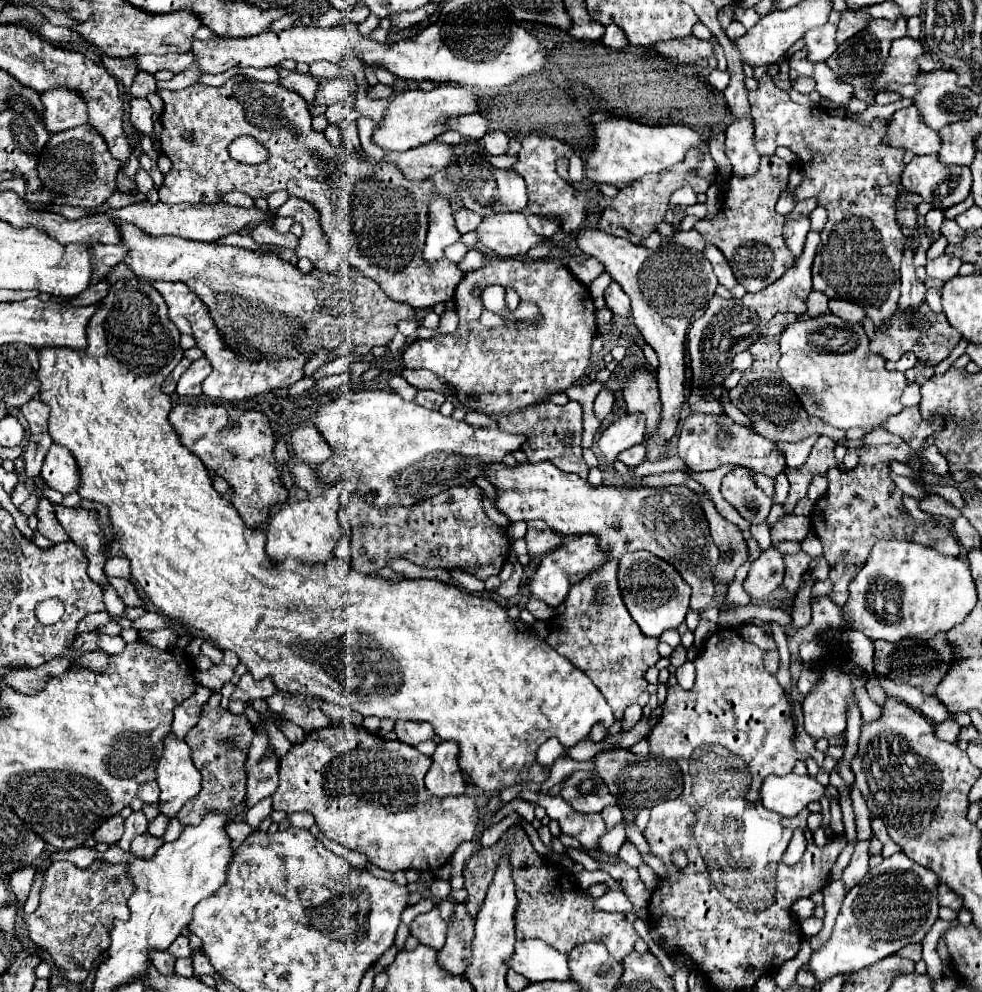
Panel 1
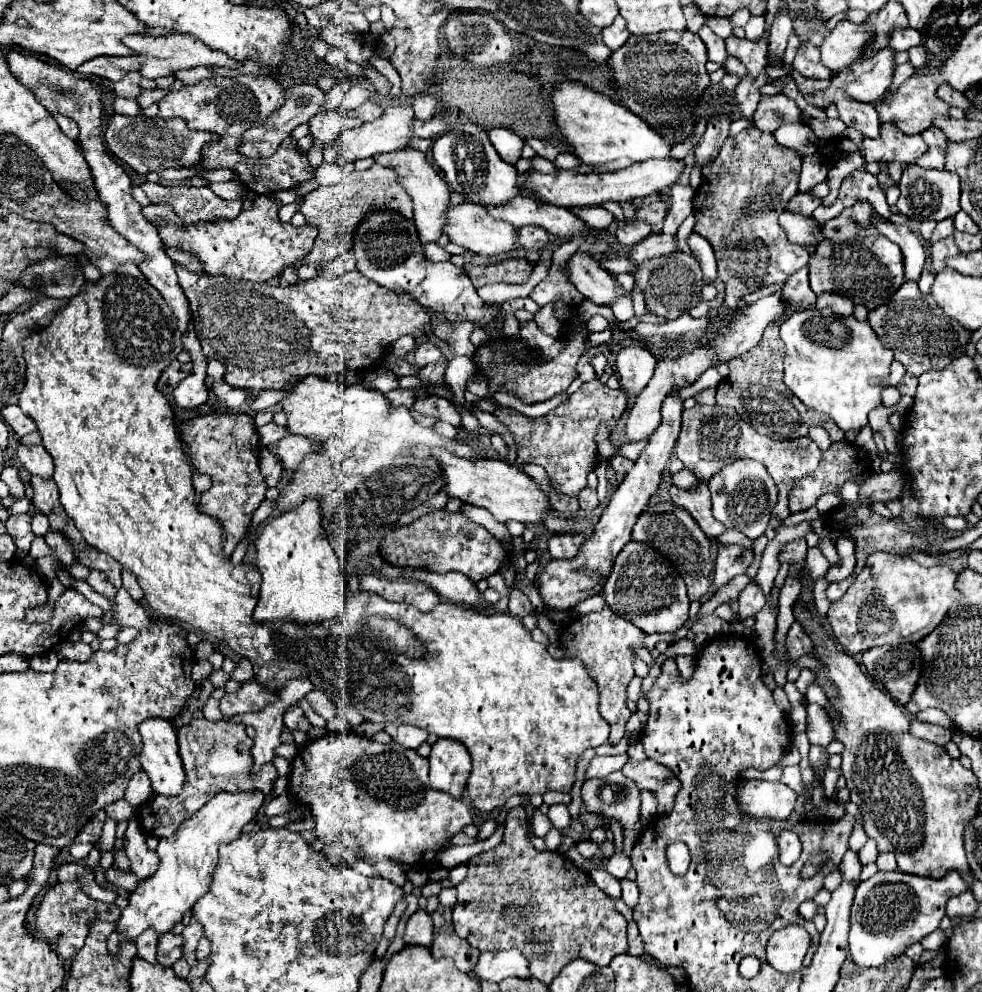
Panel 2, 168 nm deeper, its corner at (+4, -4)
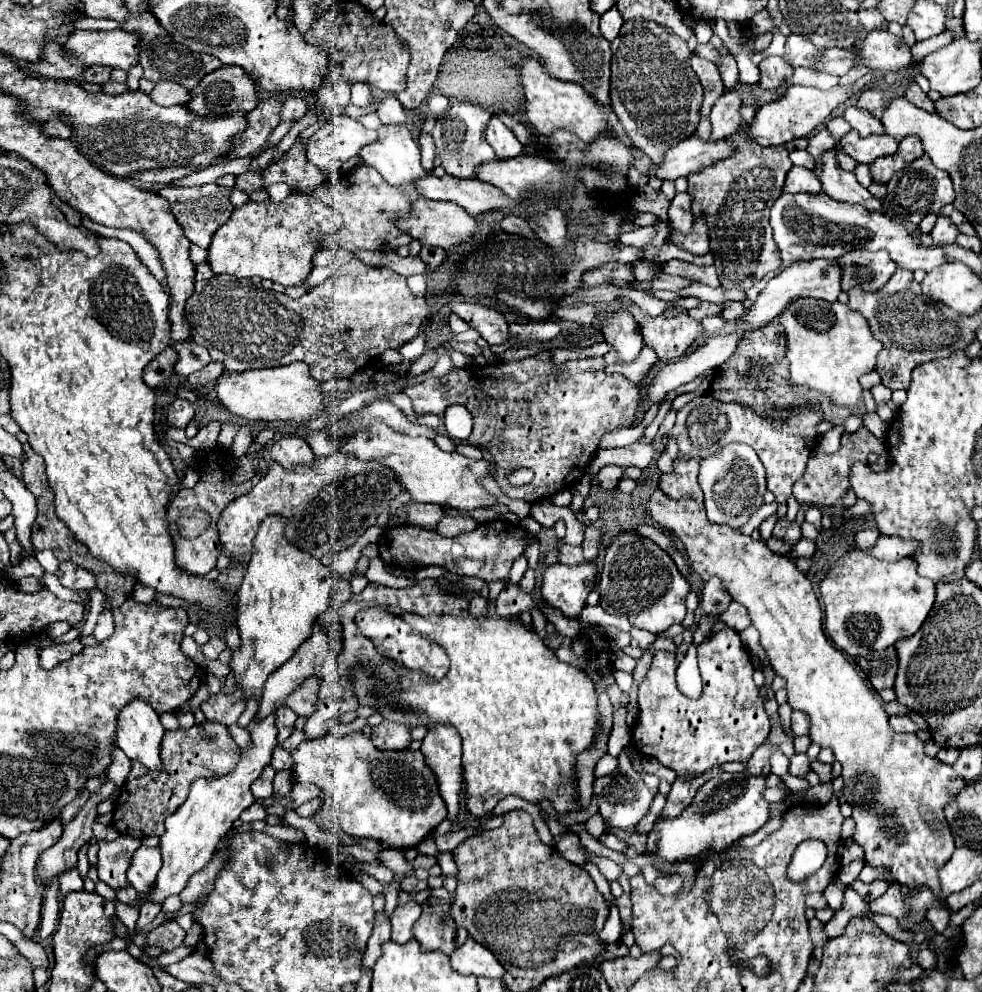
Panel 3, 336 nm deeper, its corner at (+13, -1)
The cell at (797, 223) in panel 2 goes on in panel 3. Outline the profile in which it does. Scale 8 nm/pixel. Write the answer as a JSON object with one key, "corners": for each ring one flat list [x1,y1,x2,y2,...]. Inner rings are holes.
{"corners":[[782,192,770,212,770,226,774,230,774,242,782,254,782,266,790,266,796,260,816,258,840,258,850,250,888,250,890,258,908,270,934,270,948,262,940,248,924,248,918,240,910,238,908,228,886,212,868,212,860,204,844,204,830,200,826,194,808,192]]}

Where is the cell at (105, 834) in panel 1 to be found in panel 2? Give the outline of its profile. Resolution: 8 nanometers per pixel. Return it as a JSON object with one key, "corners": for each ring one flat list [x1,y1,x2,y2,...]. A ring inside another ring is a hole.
{"corners":[[99,811,99,813,85,825,85,829,77,835,75,843,89,843,89,845,95,845,95,843,101,839,101,831,103,831,105,819,107,819,107,813,105,813,105,811]]}

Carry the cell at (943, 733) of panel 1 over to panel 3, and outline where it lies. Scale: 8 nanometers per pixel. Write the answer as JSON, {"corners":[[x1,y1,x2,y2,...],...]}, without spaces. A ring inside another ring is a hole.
{"corners":[[892,716,890,726,896,732,916,732,918,730,918,726,908,716]]}

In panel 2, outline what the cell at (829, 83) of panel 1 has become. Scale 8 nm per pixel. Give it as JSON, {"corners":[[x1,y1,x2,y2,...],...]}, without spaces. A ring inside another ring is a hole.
{"corners":[[837,91,835,107,839,109,839,117,847,127,855,127,865,137,877,139,879,115,871,103,857,103,855,99,849,99,847,95,841,95,841,91]]}

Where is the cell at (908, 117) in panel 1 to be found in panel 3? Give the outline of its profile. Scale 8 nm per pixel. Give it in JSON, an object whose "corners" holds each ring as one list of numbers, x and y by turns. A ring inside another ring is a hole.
{"corners":[[850,130,840,140,842,150,860,164,872,164,880,156,890,156,898,150,898,140,888,134,860,138,856,130]]}

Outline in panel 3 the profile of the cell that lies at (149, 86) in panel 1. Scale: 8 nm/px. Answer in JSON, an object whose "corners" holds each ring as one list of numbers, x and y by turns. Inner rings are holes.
{"corners":[[90,66,84,70,84,80,86,82,96,82,96,84,104,84,110,80,110,68,104,66]]}

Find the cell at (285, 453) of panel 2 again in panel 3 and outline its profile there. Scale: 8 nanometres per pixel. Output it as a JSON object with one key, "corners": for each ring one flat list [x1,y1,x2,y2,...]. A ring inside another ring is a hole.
{"corners":[[296,436,276,440,270,446,270,456,274,462,278,462,284,468,292,468,296,464,310,464,314,460,314,454,308,442]]}

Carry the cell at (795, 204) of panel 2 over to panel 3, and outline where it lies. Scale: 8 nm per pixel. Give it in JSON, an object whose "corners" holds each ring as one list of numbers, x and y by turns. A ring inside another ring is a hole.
{"corners":[[792,166,788,172,788,180,784,184,784,190,818,194,822,190,822,186,820,186,820,180,816,178,816,174,812,170,802,168,802,166]]}

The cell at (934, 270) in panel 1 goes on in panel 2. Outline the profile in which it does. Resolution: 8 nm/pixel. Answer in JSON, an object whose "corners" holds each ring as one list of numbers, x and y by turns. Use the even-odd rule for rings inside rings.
{"corners":[[947,237,947,239,941,239,941,241,933,243,931,255,929,255,933,271,945,269,945,259,949,259,949,257,953,257,953,255,957,255,957,253,959,253,959,249,957,249,953,237]]}

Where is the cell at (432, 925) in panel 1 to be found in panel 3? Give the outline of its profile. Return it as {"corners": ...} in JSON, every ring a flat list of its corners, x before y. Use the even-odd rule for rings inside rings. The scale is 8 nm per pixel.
{"corners":[[406,902,398,904,396,910,390,916,392,922,392,940,398,944,404,944,412,938,412,924,420,918,420,904,418,902]]}

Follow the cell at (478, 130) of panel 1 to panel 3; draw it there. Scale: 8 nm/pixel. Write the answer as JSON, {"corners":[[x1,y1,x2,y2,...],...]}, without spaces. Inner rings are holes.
{"corners":[[392,96,384,98,376,112,382,124,406,124,406,112,402,106,398,106,398,100]]}

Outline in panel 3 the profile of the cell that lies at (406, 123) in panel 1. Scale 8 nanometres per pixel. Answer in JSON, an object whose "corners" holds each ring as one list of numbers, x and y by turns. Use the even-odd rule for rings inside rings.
{"corners":[[348,116,330,118,308,140,306,160,322,172,336,172,344,162,358,156,360,148,374,142,376,132]]}

